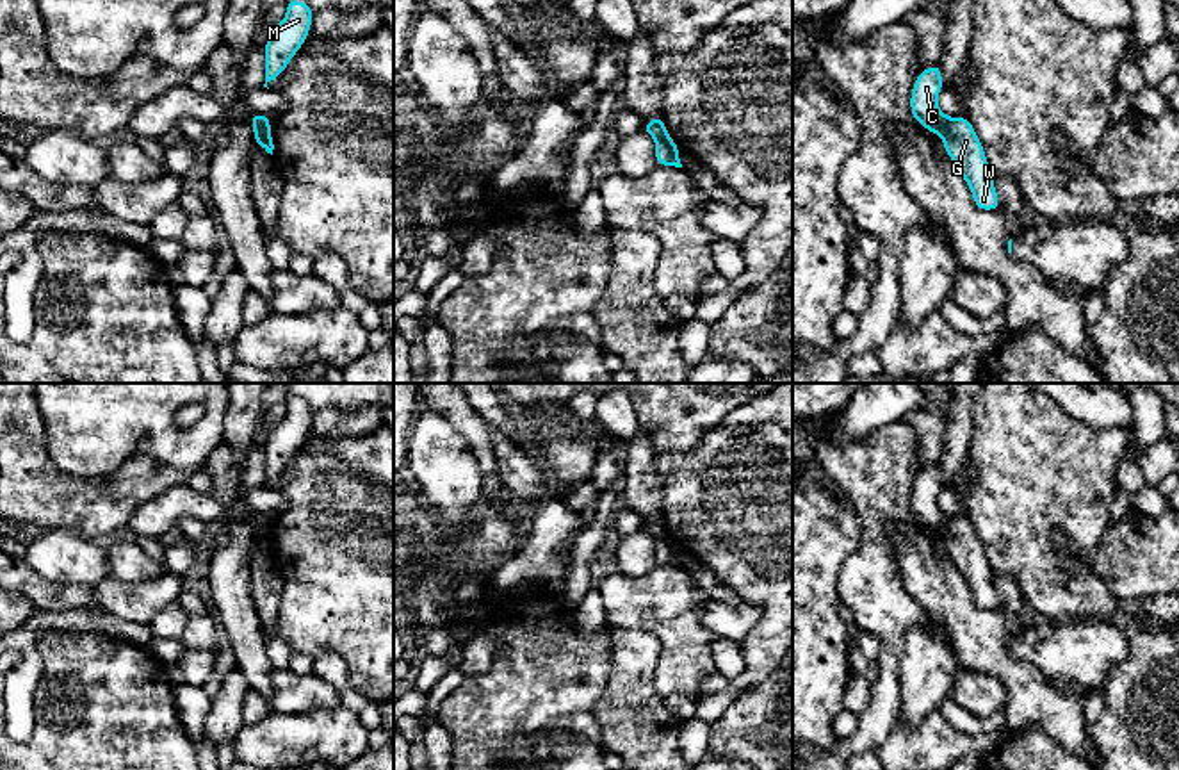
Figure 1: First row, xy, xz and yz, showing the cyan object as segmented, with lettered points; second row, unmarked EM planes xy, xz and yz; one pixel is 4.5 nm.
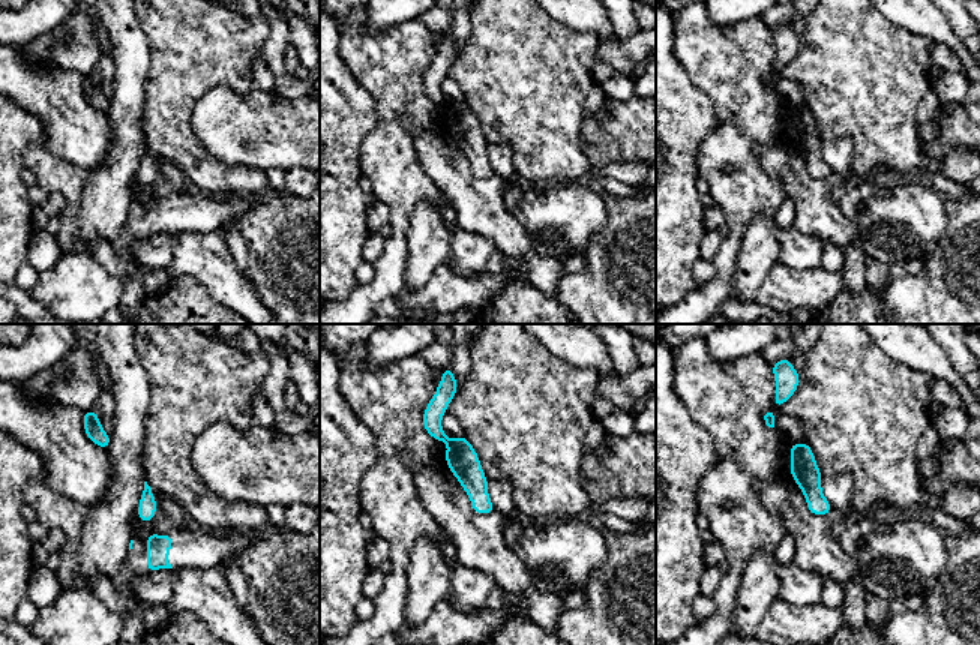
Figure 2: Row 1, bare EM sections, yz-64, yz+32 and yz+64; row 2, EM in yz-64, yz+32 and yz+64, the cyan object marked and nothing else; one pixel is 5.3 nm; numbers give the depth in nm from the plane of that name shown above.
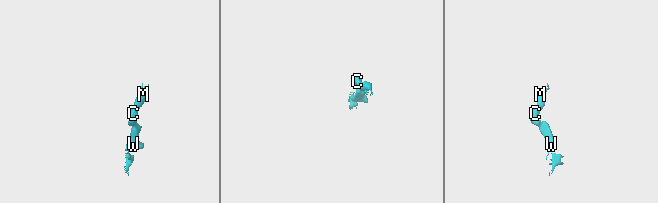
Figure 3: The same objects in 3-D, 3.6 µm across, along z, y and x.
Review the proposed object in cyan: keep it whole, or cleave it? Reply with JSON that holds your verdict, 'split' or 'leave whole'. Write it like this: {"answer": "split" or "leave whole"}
{"answer": "split"}

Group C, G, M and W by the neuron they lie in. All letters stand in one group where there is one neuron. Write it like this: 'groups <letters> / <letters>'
groups C M / G W

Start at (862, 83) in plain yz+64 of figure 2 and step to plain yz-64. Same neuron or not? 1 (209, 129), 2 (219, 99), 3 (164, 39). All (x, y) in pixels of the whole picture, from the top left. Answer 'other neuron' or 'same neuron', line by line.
1: other neuron
2: other neuron
3: same neuron

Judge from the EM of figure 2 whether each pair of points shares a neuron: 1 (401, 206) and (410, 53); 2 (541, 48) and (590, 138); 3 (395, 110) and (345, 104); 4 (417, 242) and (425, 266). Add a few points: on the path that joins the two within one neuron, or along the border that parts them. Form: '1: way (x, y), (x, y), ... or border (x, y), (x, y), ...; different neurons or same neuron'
1: way (392, 168), (392, 110), (396, 105), (396, 90); same neuron
2: border (583, 116), (580, 147), (587, 158); different neurons
3: border (356, 80), (377, 110), (377, 126), (363, 141); different neurons
4: way (420, 248), (423, 260); same neuron

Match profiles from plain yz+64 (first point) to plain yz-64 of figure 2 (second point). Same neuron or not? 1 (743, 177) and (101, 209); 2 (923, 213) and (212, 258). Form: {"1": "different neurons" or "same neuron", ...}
{"1": "different neurons", "2": "different neurons"}

